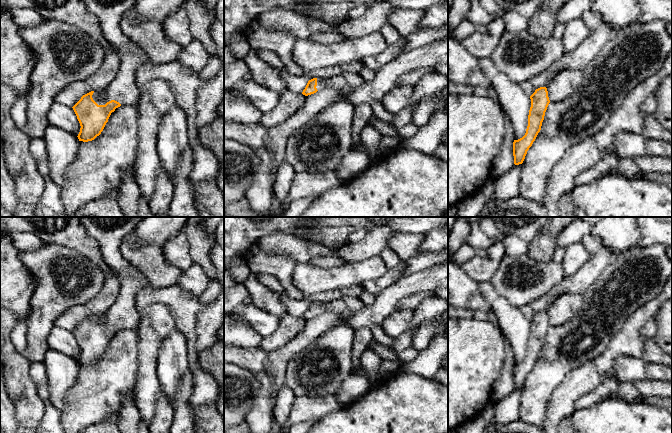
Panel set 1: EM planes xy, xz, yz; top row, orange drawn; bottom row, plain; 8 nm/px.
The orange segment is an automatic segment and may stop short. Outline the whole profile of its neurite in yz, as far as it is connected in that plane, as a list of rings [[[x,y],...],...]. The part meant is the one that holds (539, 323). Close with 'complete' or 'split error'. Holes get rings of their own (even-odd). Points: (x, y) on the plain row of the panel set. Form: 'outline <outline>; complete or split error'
outline [[[540,311],[530,320],[531,331],[528,339],[528,350],[525,359],[514,363],[513,354],[505,355],[505,361],[495,385],[492,388],[492,401],[498,402],[513,392],[522,388],[527,375],[532,370],[541,354],[545,336],[550,327],[546,311]]]; split error

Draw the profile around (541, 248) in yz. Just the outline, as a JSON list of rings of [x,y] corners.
[[[549,217],[540,233],[529,242],[528,255],[540,262],[553,258],[557,246],[557,236],[578,217]]]

